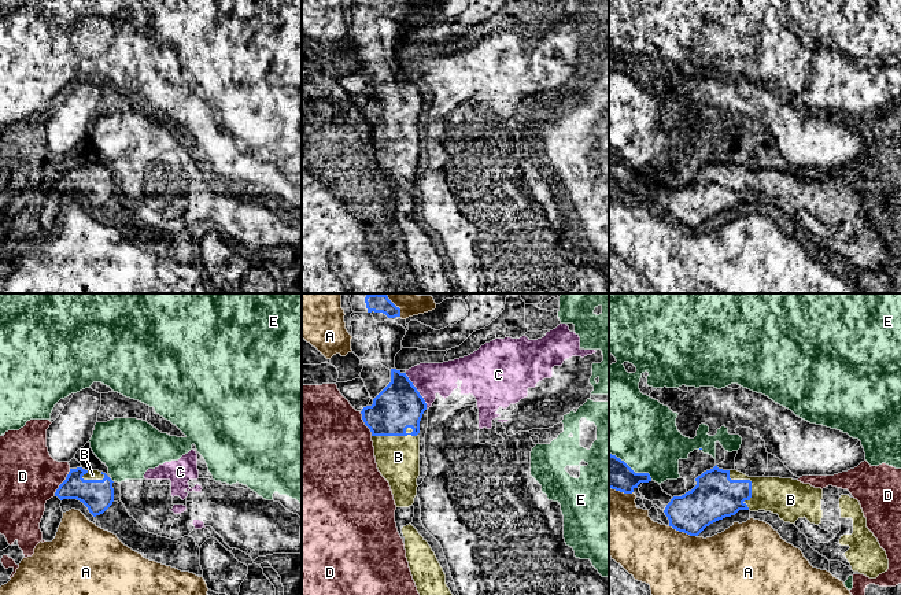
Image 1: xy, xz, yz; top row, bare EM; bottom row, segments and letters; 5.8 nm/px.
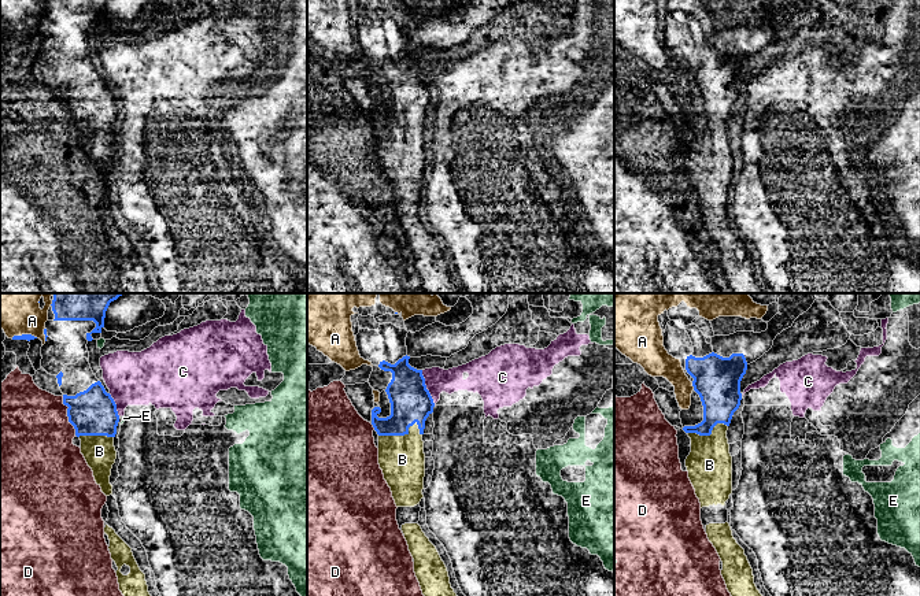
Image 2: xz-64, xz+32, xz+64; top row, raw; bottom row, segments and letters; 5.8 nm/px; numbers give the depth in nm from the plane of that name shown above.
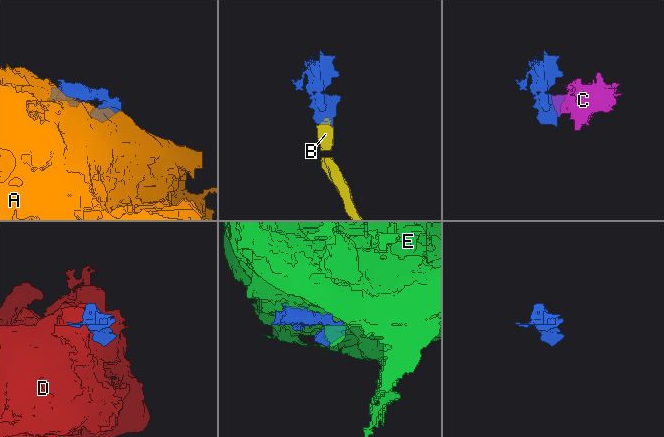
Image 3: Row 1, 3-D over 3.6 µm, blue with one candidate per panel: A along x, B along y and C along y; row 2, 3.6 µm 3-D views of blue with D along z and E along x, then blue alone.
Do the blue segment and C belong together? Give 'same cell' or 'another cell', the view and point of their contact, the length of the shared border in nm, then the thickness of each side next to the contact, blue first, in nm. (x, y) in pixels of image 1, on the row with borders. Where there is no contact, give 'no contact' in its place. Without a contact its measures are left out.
another cell; contact xz (417, 391); length 240 nm; calibres 280 and 190 nm

